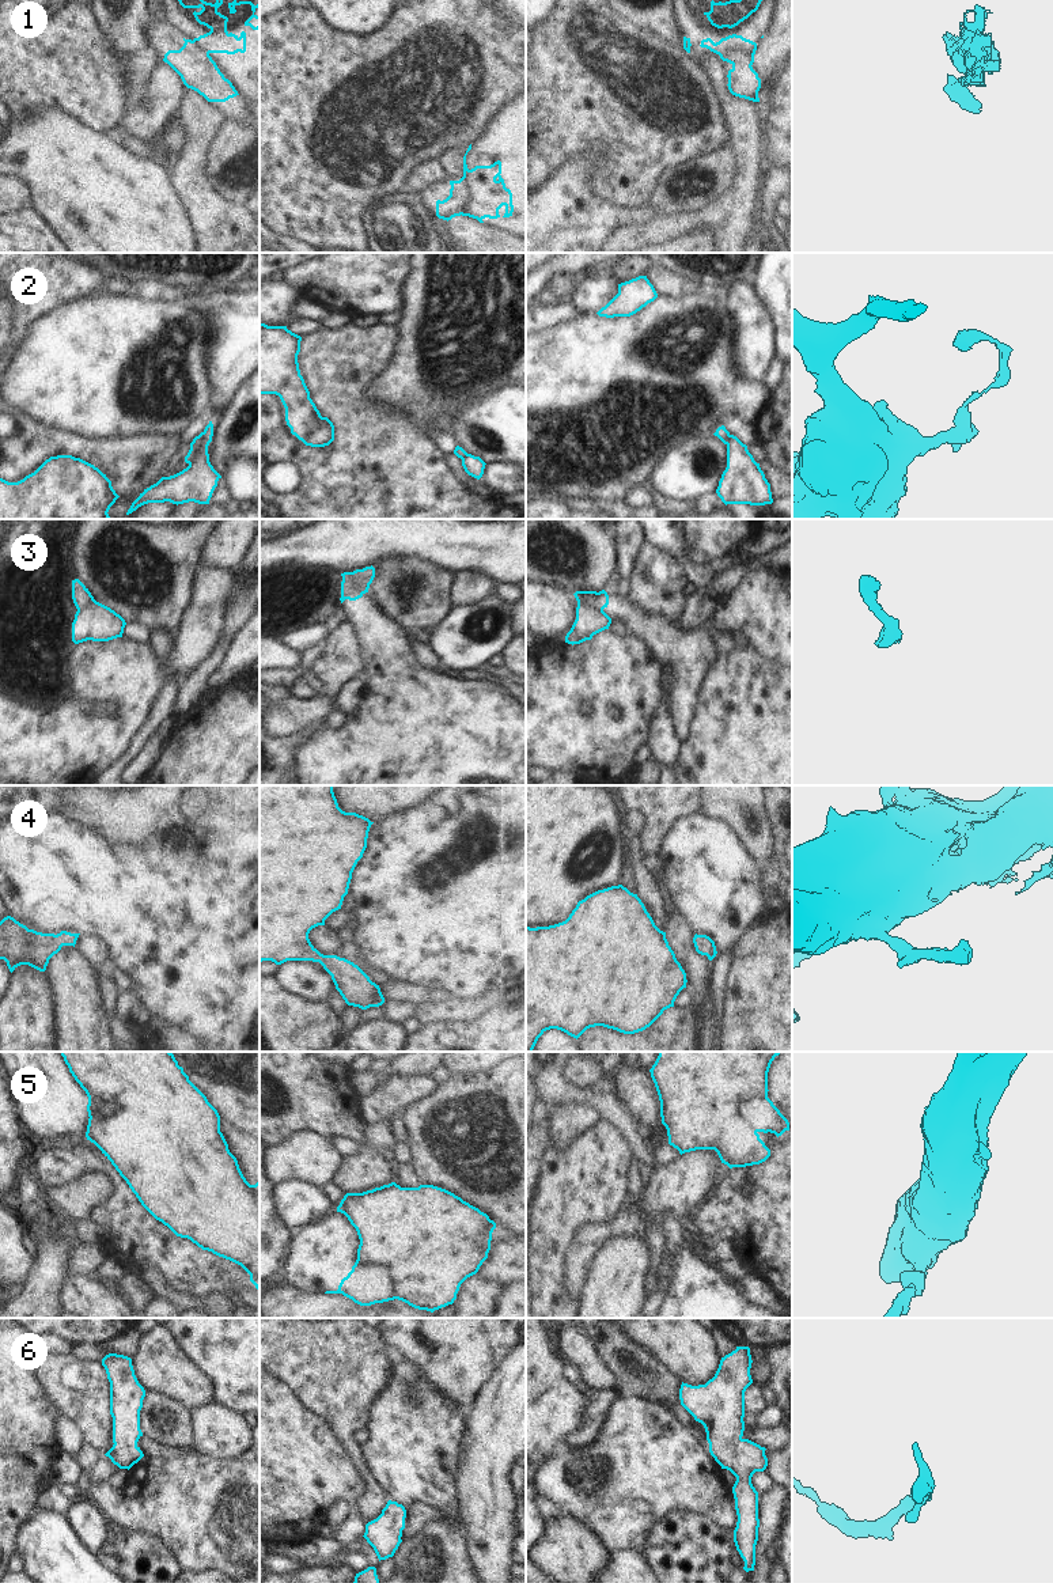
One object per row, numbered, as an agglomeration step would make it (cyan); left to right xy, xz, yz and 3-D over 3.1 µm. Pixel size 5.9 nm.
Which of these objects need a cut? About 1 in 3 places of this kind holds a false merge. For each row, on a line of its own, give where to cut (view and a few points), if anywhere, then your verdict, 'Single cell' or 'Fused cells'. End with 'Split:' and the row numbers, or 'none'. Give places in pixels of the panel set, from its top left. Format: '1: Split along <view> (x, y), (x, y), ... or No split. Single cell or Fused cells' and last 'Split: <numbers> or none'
1: Split along xz (459, 180), (468, 190), (468, 203), (462, 214). Fused cells
2: Split along xy (204, 432), (194, 458), (189, 465). Fused cells
3: Split along yz (578, 602), (602, 610). Fused cells
4: No split. Single cell
5: Split along xy (87, 1094), (110, 1104), (114, 1108), (113, 1114). Fused cells
6: No split. Single cell
Split: 1, 2, 3, 5.

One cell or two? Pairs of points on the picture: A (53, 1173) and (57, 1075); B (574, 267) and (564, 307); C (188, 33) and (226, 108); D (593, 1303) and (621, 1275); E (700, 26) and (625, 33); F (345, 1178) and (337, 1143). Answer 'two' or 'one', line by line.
A: two
B: two
C: two
D: one
E: two
F: two

